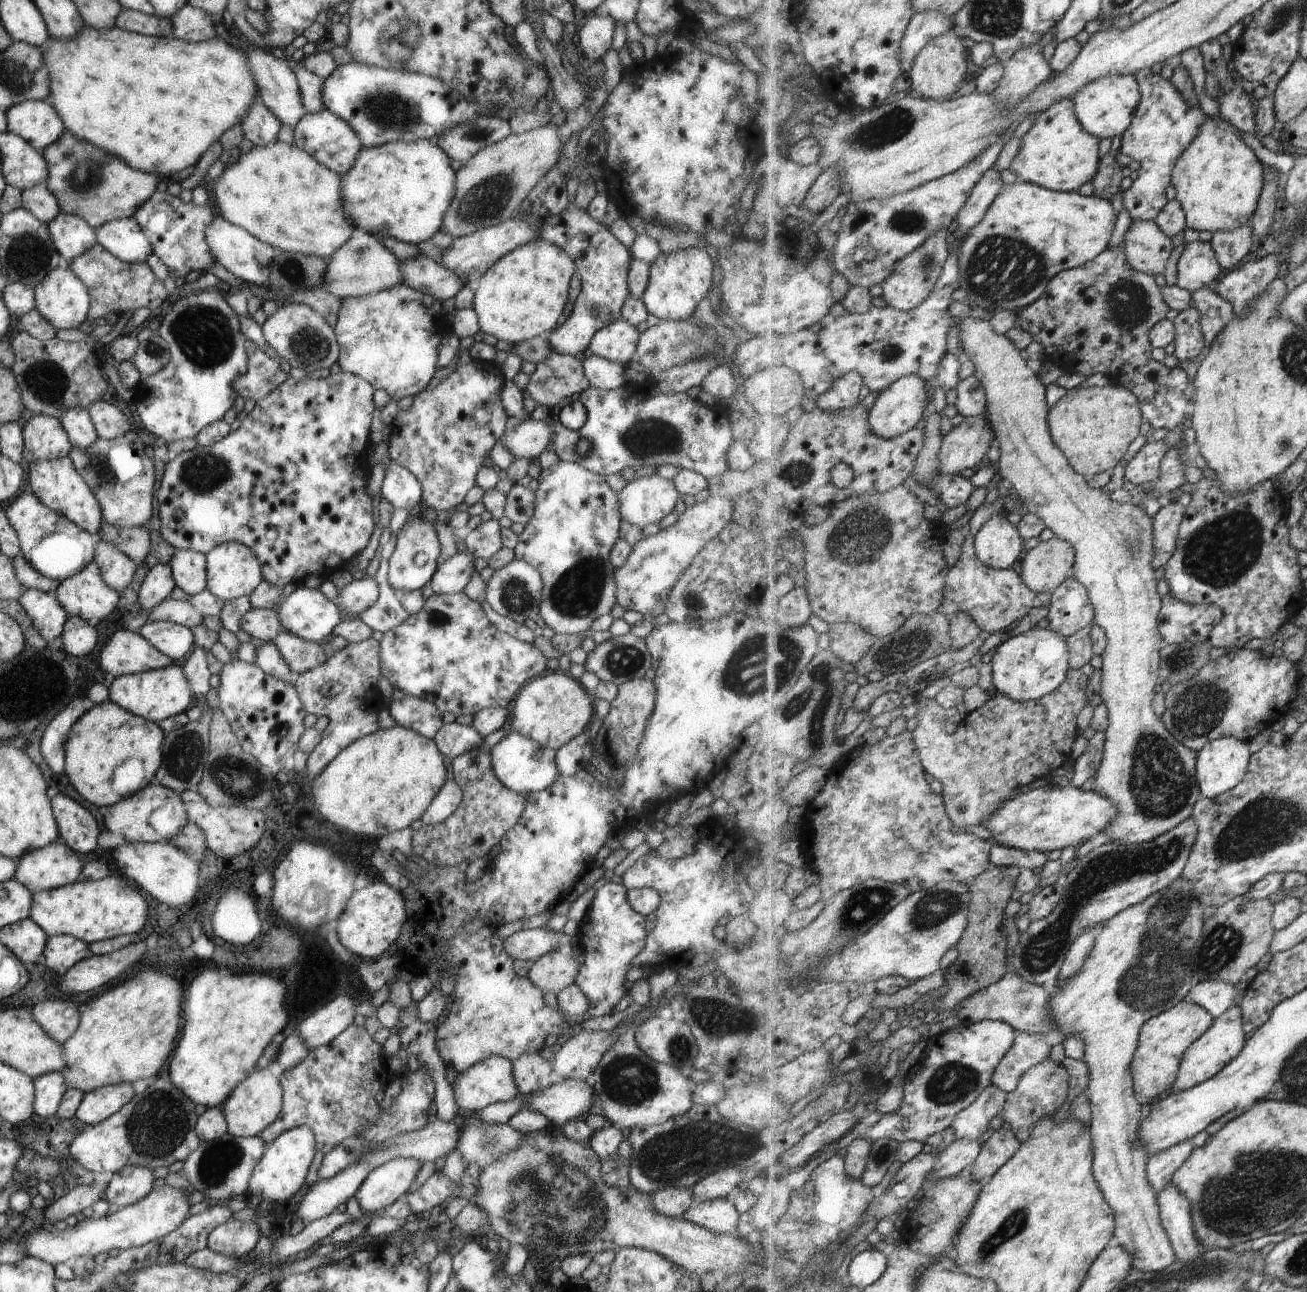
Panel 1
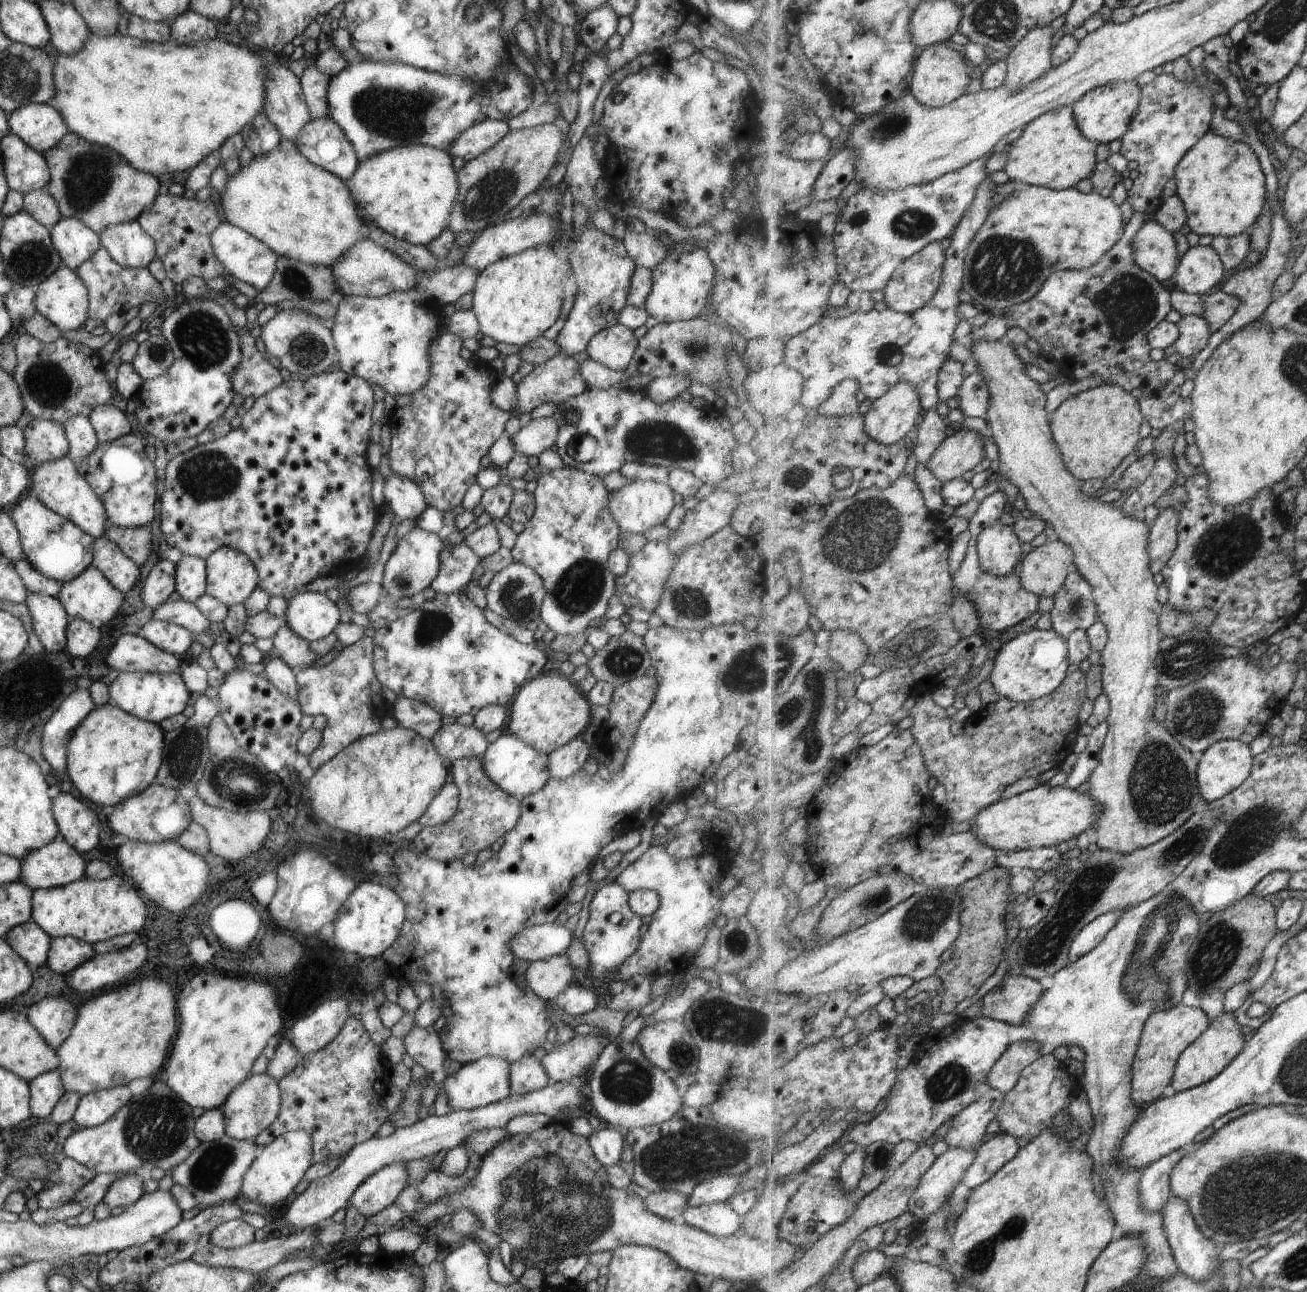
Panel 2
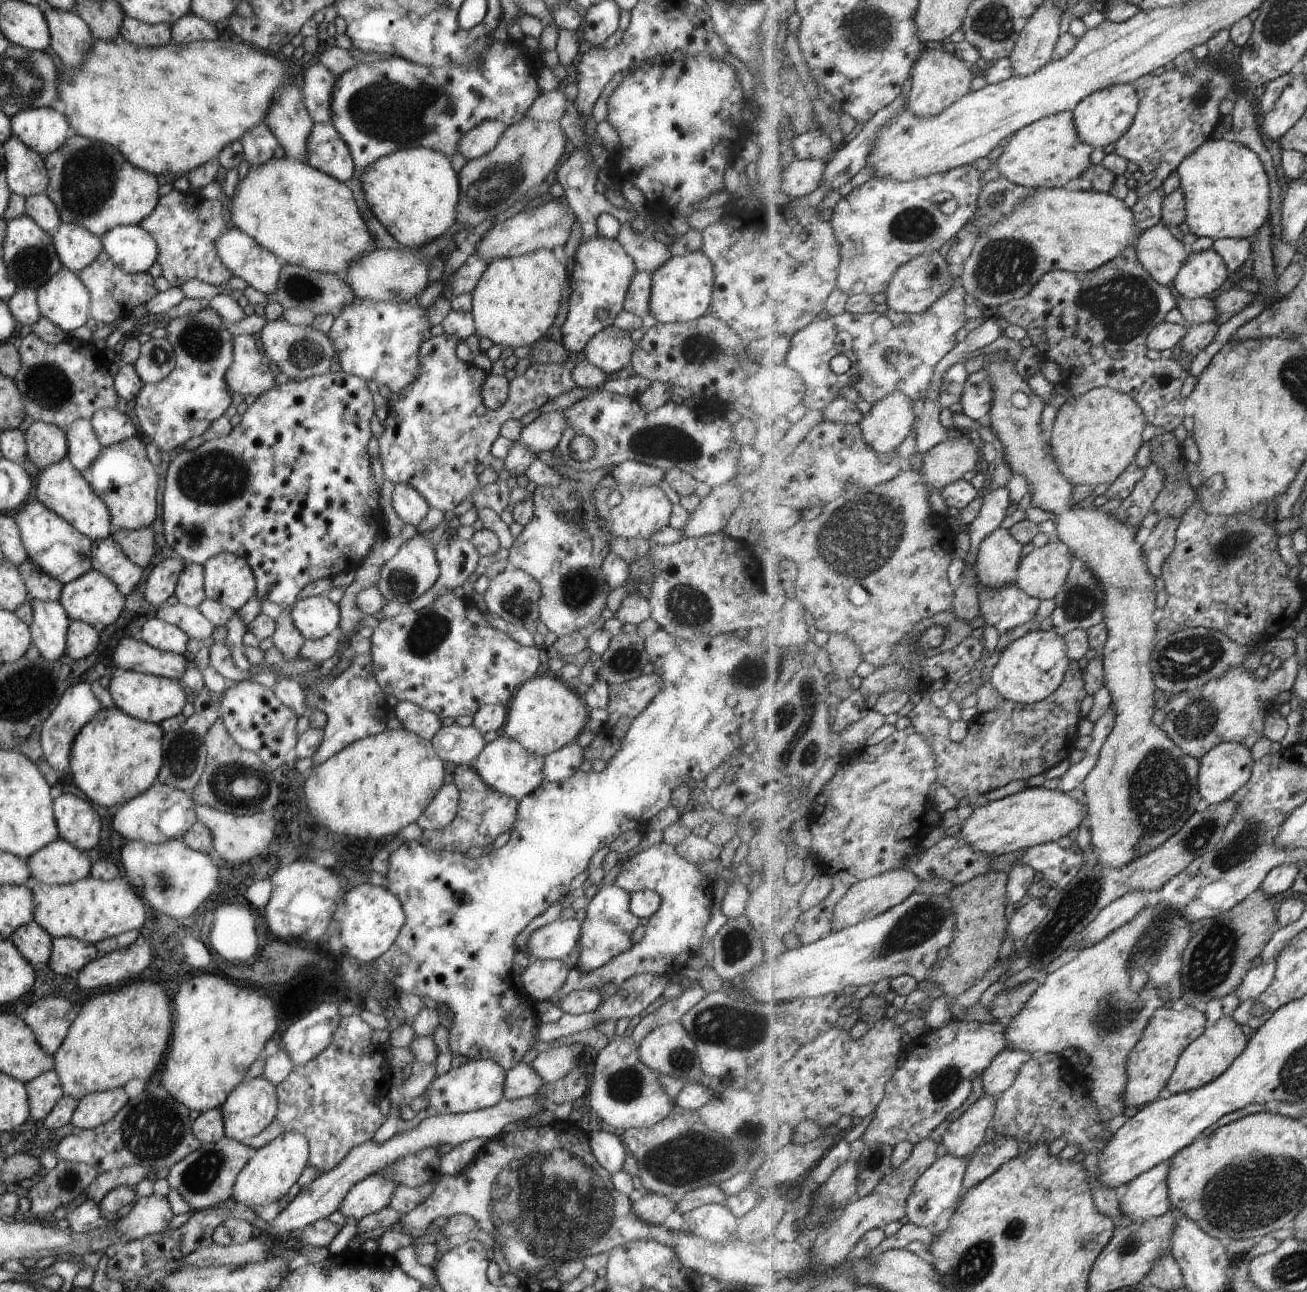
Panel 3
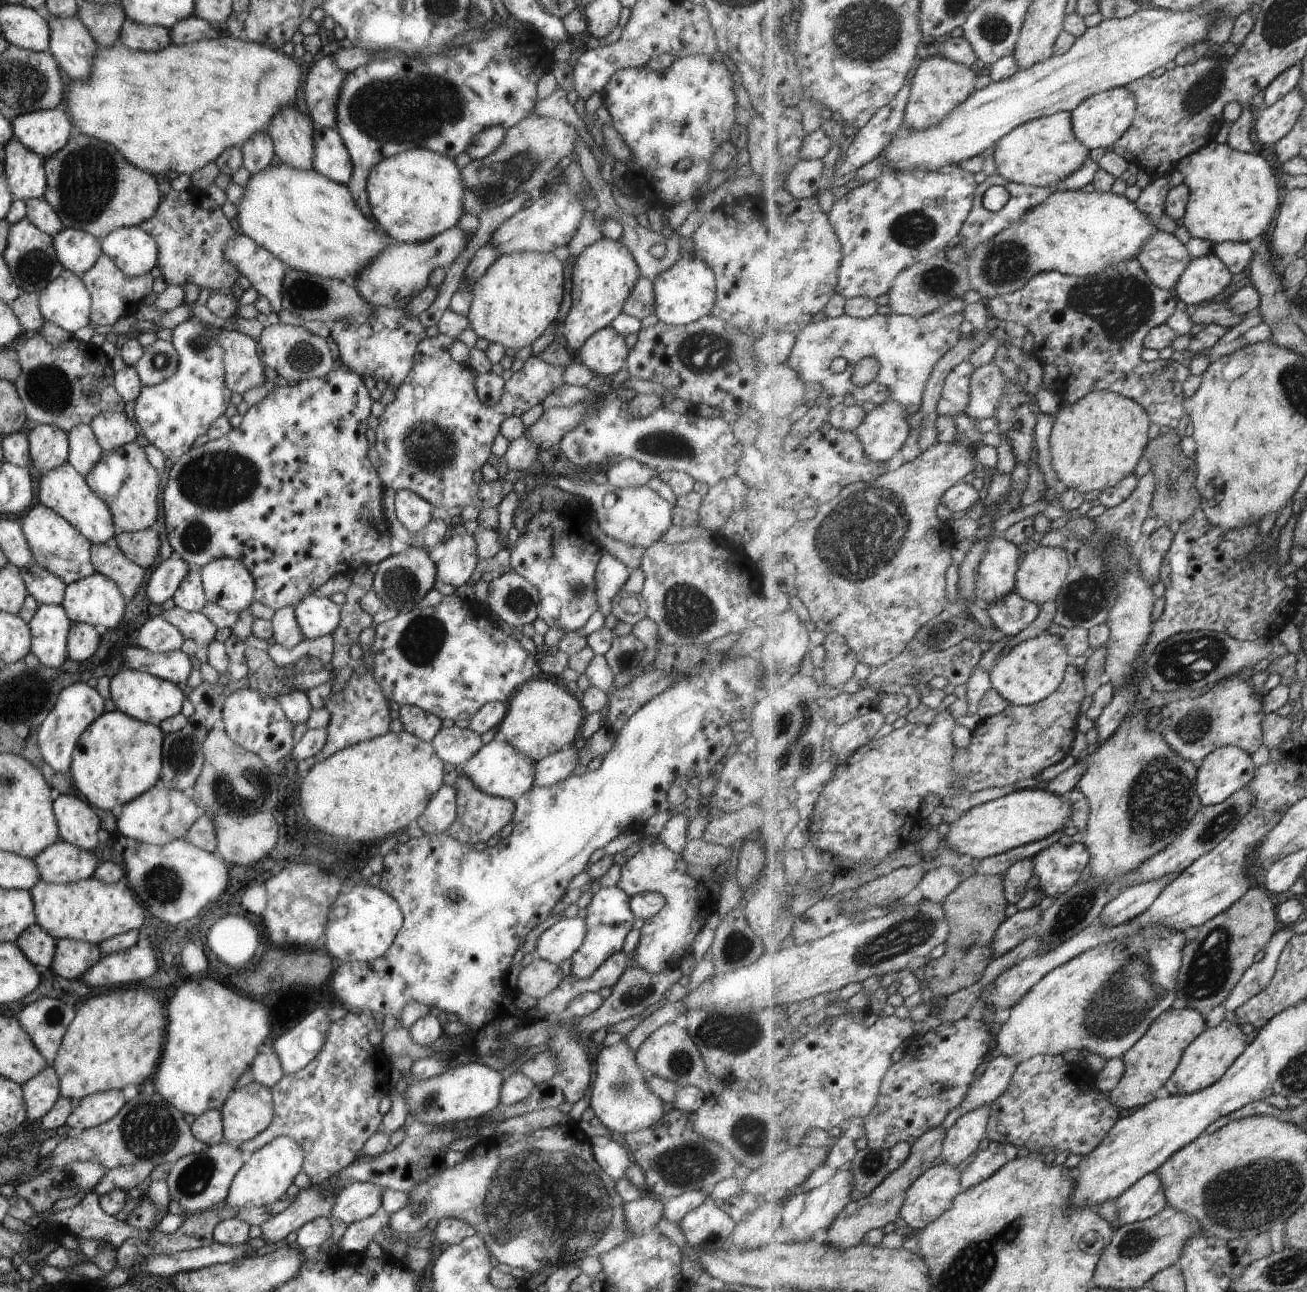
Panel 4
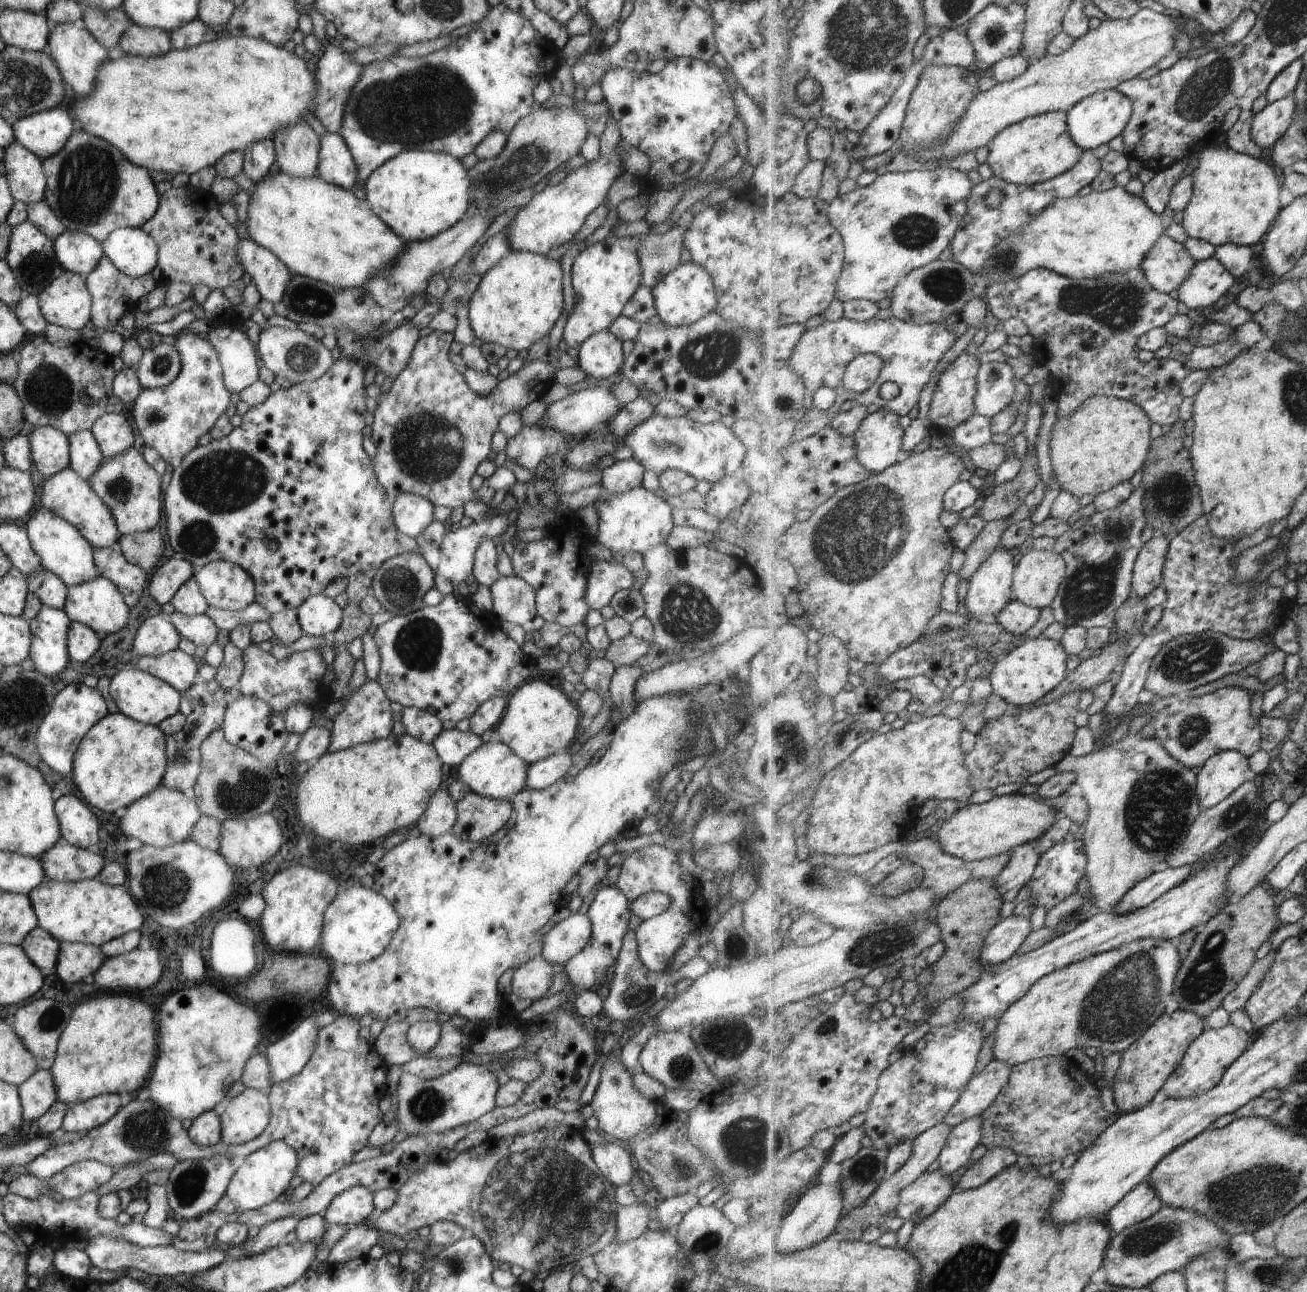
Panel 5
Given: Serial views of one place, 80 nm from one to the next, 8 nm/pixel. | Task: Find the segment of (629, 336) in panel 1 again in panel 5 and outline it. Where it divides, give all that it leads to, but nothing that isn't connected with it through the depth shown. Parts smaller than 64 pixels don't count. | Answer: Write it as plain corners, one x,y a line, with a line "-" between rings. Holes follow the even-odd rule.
606,329
599,330
579,346
576,366
587,378
607,379
622,366
621,345
622,342

